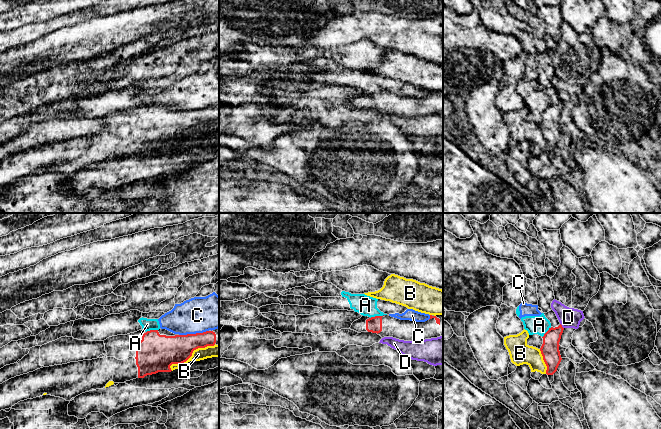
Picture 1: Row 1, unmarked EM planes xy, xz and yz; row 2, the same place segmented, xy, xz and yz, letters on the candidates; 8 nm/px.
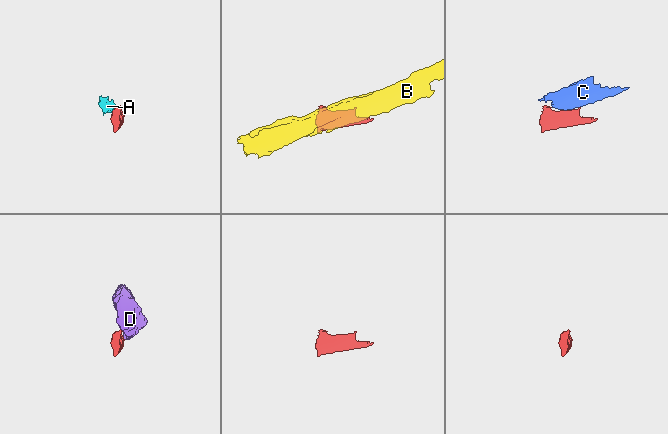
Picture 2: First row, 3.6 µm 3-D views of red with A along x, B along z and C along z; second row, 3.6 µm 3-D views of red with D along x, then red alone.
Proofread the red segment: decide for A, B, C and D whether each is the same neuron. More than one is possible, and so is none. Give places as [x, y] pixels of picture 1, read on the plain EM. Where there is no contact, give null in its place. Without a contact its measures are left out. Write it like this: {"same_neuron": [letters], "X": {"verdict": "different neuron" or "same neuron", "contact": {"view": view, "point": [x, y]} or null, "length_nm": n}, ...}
{"same_neuron": [], "A": {"verdict": "different neuron", "contact": {"view": "xz", "point": [376, 92]}, "length_nm": 110}, "B": {"verdict": "different neuron", "contact": {"view": "xy", "point": [191, 130]}, "length_nm": 420}, "C": {"verdict": "different neuron", "contact": {"view": "xy", "point": [193, 110]}, "length_nm": 240}, "D": {"verdict": "different neuron", "contact": {"view": "yz", "point": [561, 102]}, "length_nm": 50}}

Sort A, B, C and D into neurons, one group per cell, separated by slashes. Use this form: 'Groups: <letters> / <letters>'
Groups: A C / B / D

